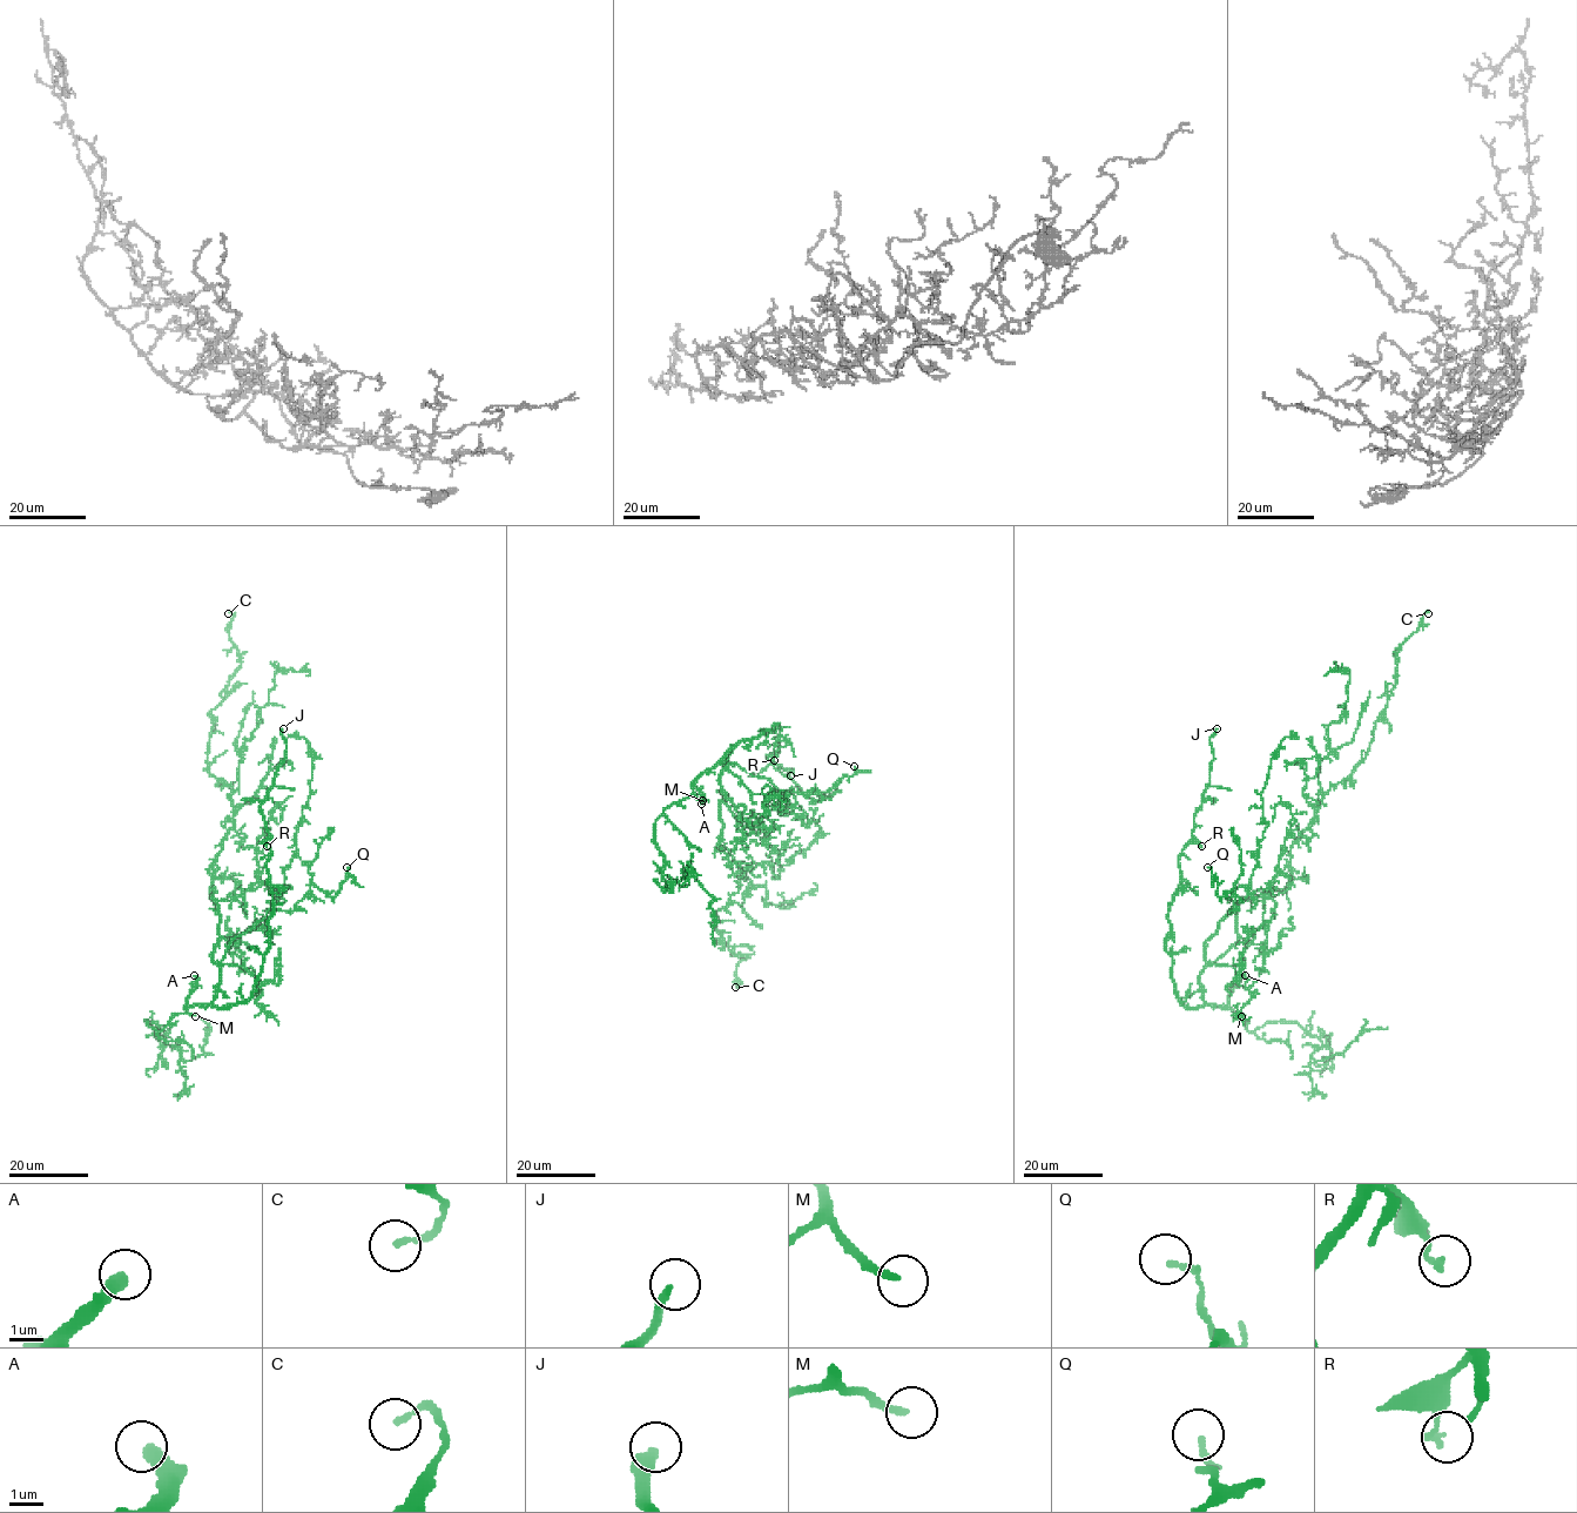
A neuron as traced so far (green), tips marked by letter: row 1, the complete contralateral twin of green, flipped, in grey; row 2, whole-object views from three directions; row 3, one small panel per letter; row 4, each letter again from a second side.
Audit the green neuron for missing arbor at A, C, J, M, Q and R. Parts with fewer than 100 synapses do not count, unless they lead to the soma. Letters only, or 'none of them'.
A, J, M

